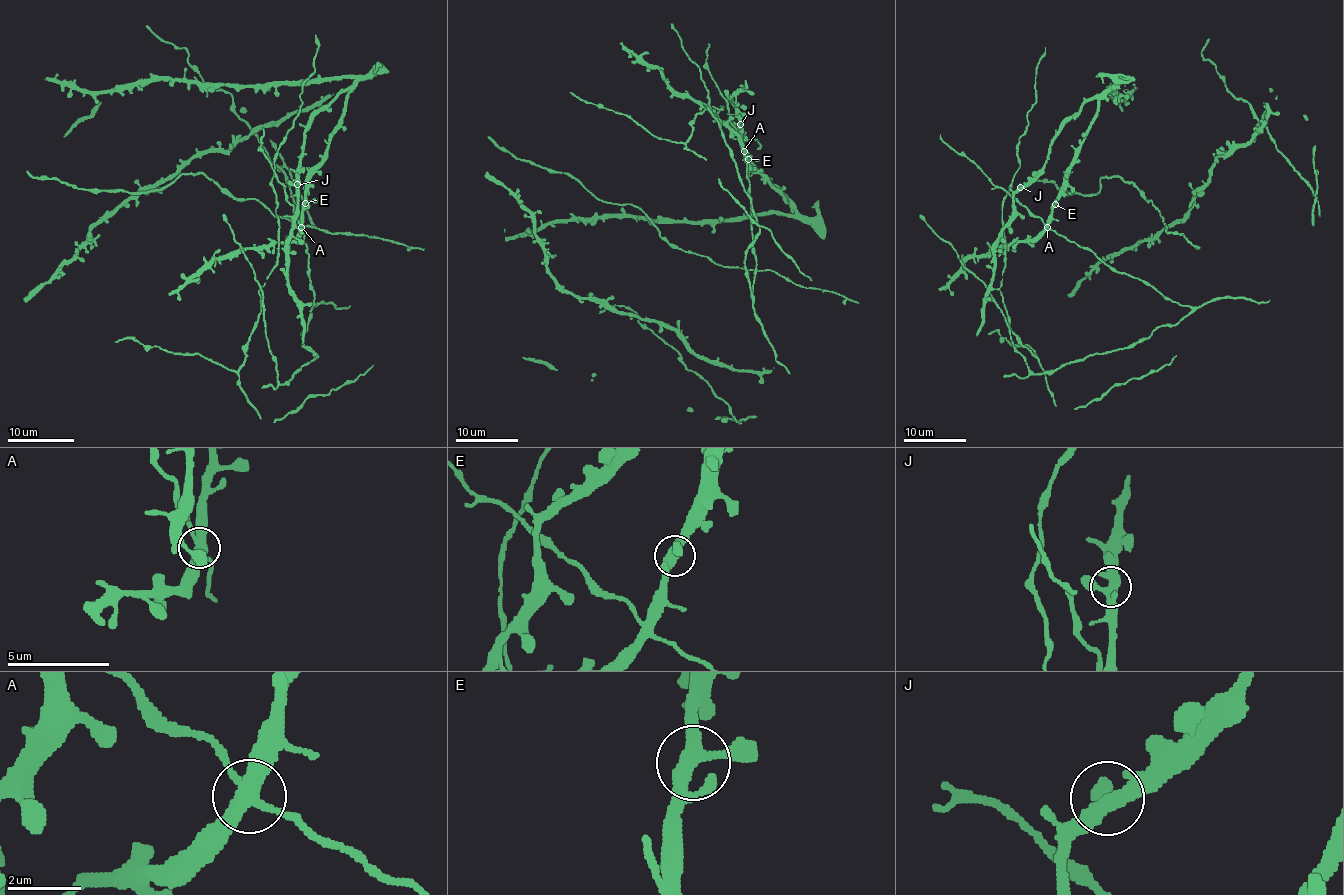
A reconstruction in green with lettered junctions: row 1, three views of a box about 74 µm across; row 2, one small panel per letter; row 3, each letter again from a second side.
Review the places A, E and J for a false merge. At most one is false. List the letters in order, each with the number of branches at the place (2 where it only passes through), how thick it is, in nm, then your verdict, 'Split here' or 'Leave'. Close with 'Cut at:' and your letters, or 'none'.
A: Branches: 4. Thickness 380 nm. Leave
E: Branches: 4. Thickness 360 nm. Leave
J: Branches: 4. Thickness 380 nm. Leave
Cut at: none

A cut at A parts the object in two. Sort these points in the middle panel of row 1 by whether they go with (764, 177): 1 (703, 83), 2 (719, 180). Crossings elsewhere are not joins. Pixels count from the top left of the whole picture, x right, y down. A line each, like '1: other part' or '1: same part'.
1: other part
2: same part

